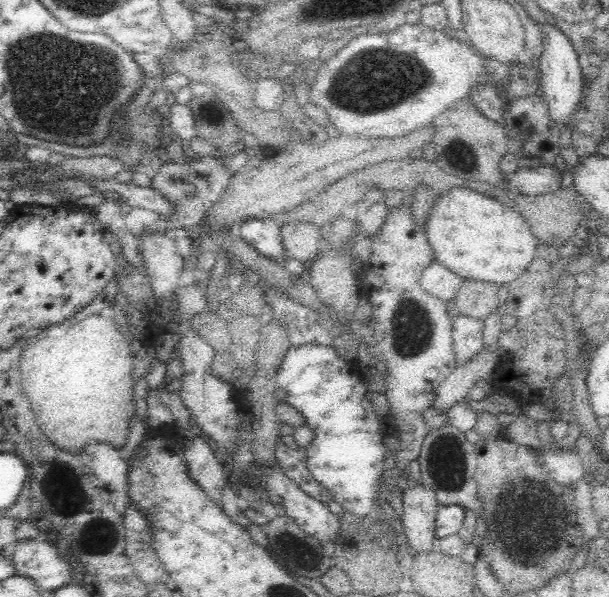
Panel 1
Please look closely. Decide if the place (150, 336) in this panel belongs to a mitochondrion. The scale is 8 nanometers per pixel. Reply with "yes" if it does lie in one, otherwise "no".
no

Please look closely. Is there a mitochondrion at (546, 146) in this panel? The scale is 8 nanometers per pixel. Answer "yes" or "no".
no

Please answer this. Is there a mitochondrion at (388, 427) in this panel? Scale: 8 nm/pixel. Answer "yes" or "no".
no

